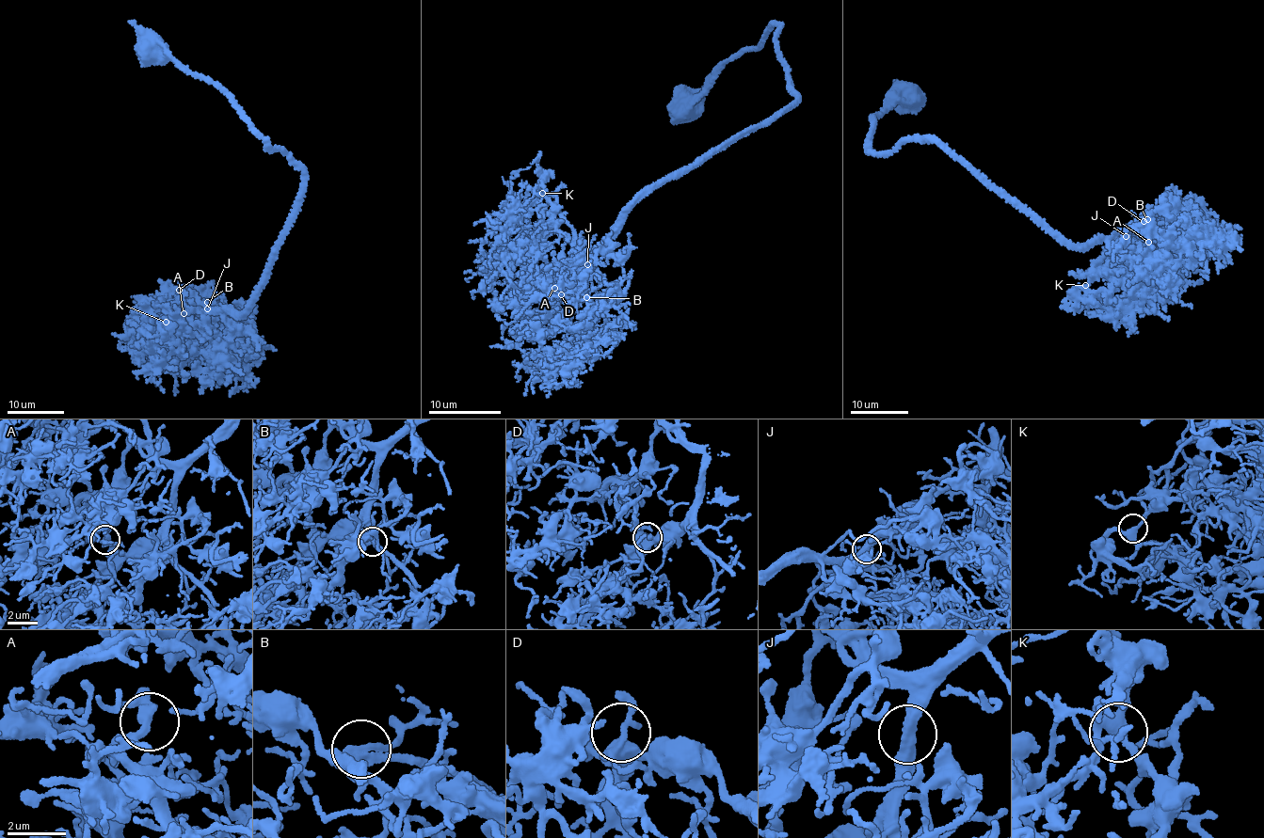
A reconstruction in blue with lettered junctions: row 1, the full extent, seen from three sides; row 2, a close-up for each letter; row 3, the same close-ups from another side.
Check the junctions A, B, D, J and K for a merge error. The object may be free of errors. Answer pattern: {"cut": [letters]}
{"cut": []}

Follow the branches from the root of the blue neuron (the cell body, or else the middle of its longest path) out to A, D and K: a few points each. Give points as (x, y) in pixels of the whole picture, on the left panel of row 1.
A: (152, 48), (218, 86), (306, 178), (246, 310), (199, 310), (196, 324), (184, 313)
D: (152, 48), (218, 86), (272, 152), (280, 150), (306, 178), (242, 313), (215, 311), (179, 290)
K: (152, 48), (218, 86), (272, 152), (280, 150), (306, 178), (246, 310), (178, 310), (176, 322), (166, 322)

